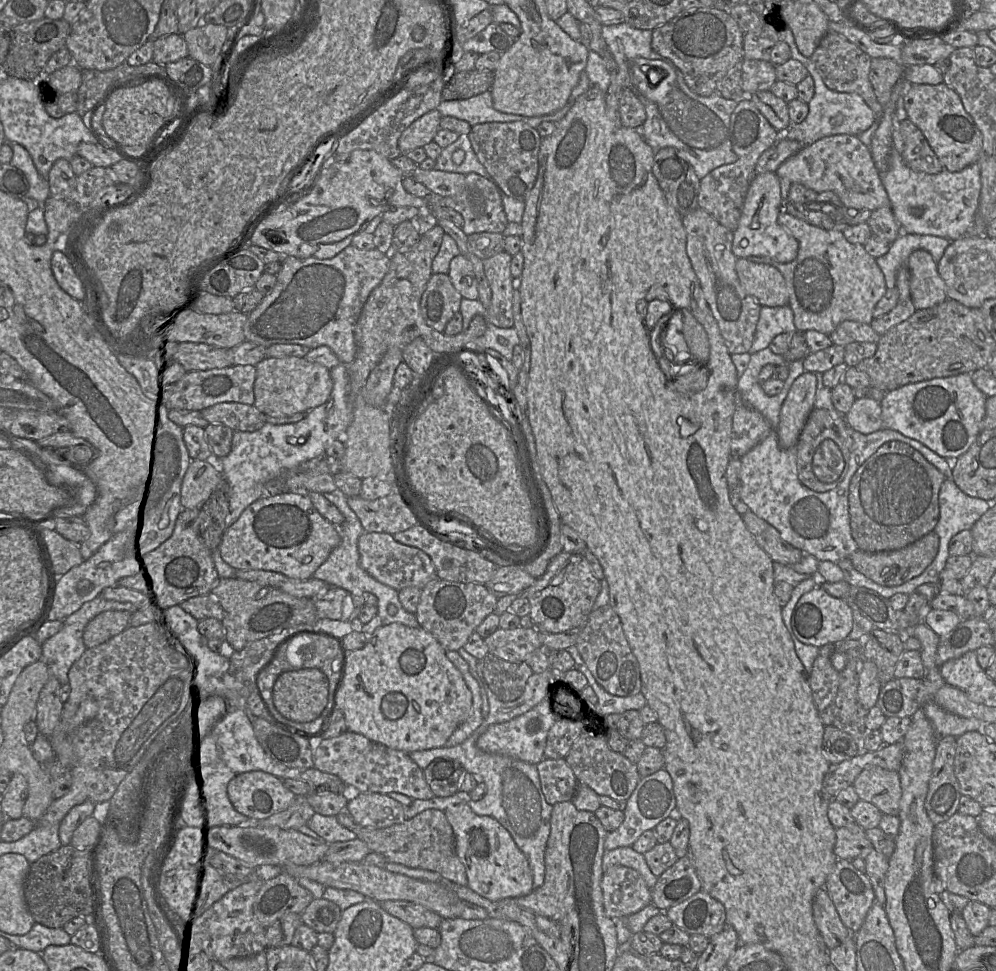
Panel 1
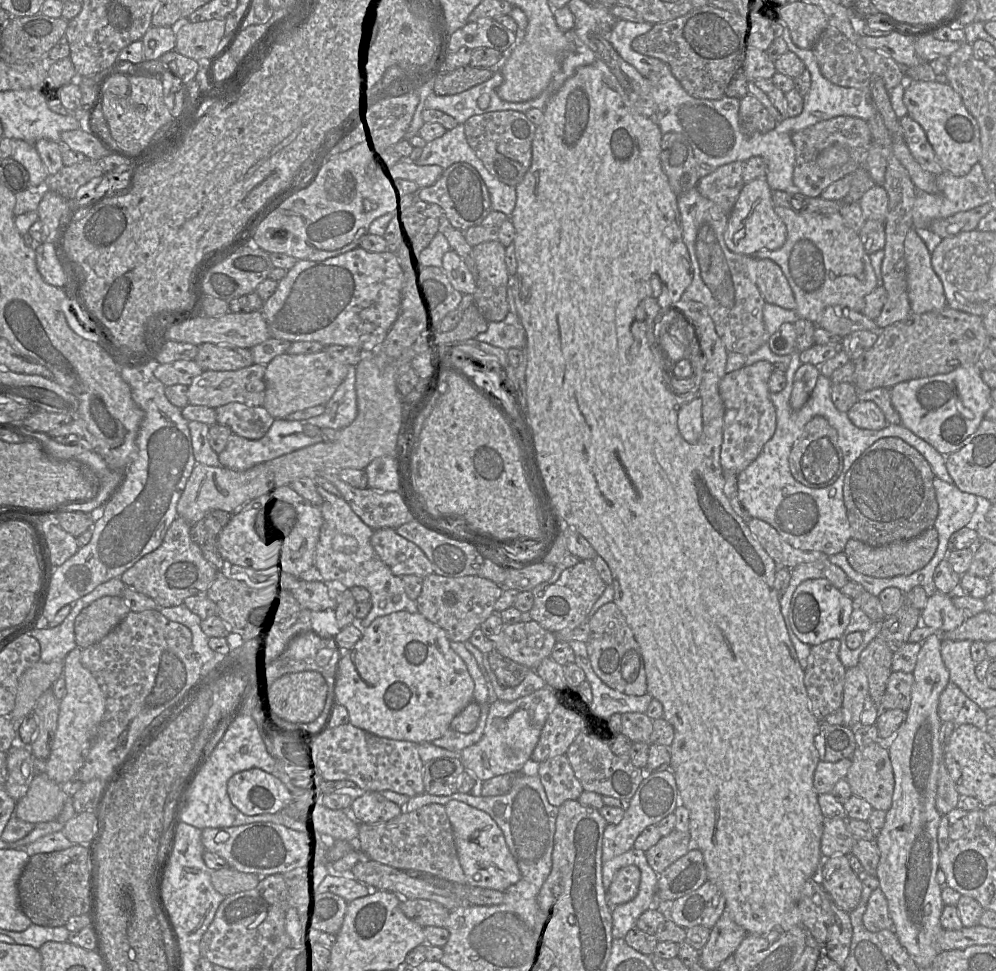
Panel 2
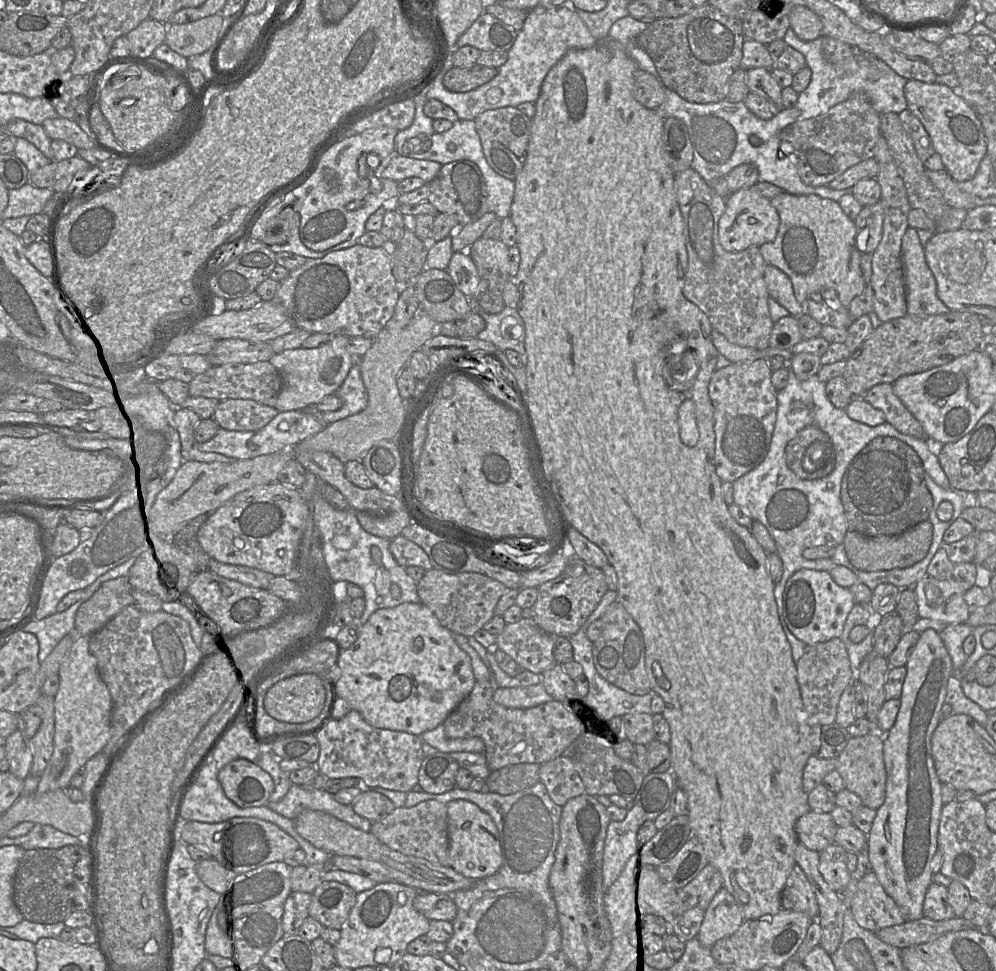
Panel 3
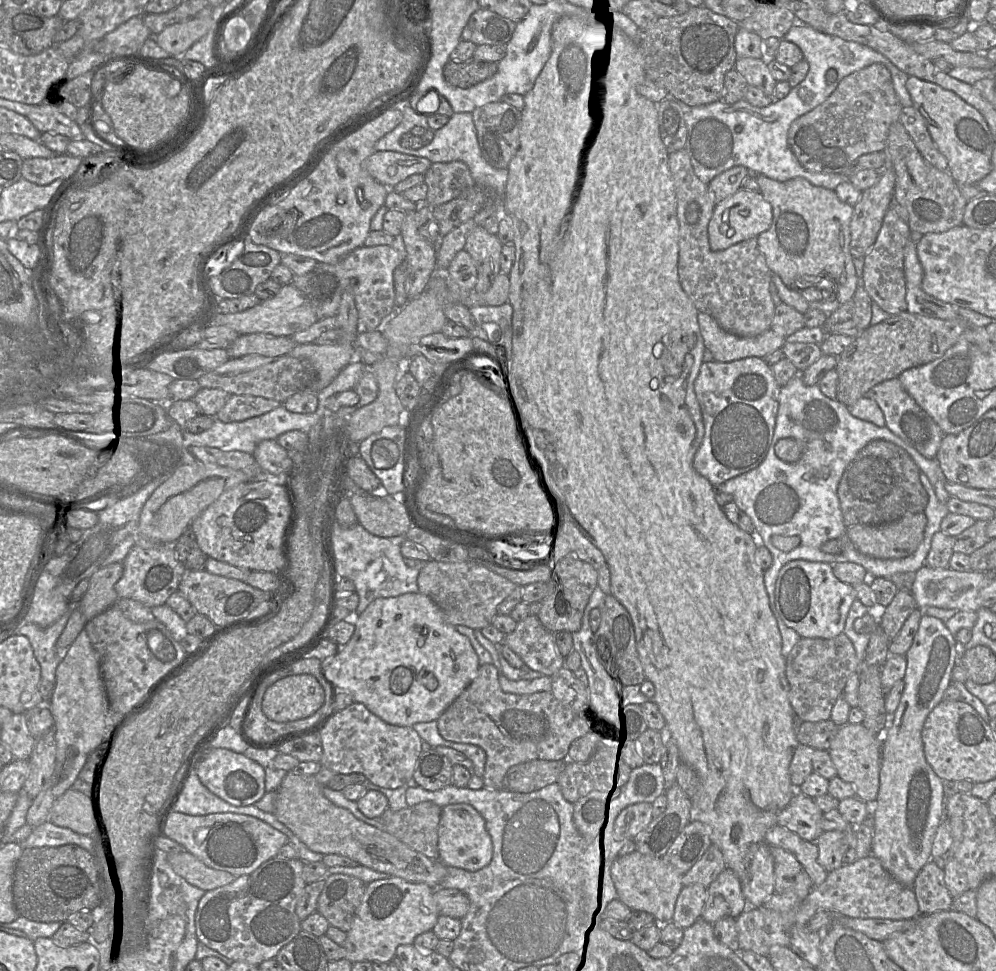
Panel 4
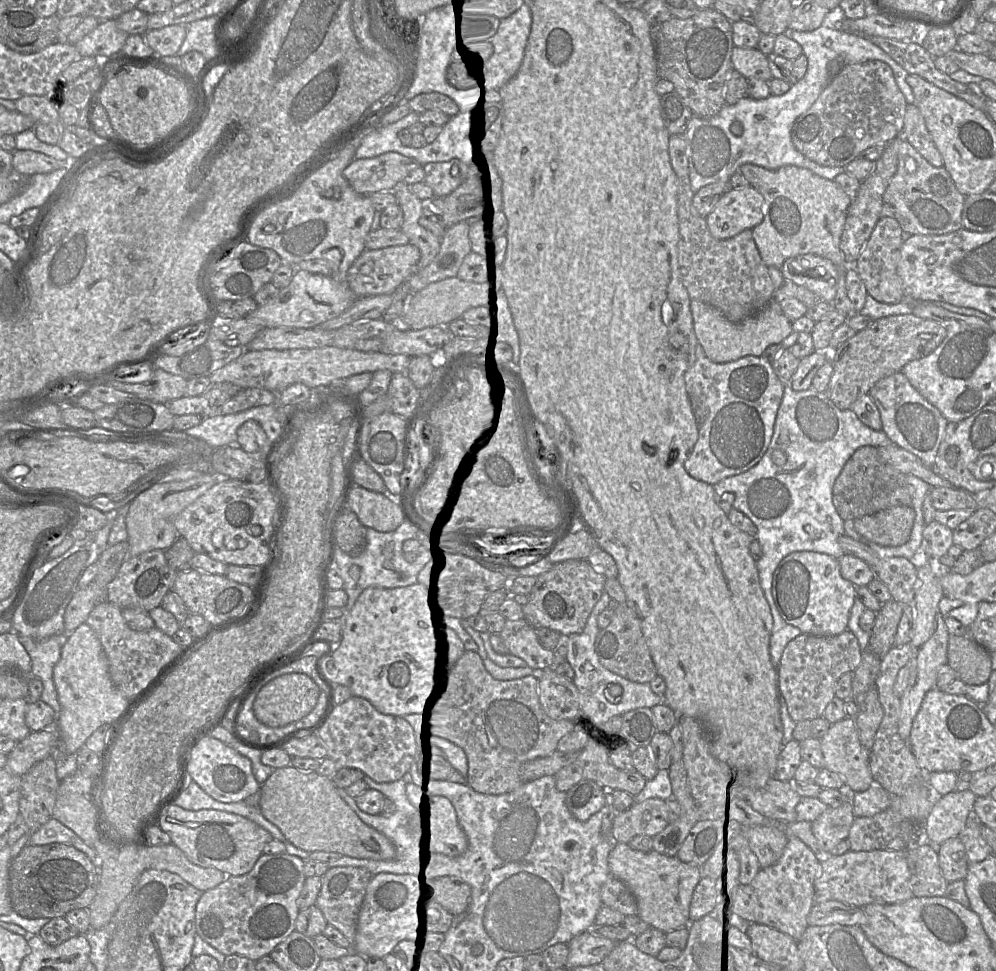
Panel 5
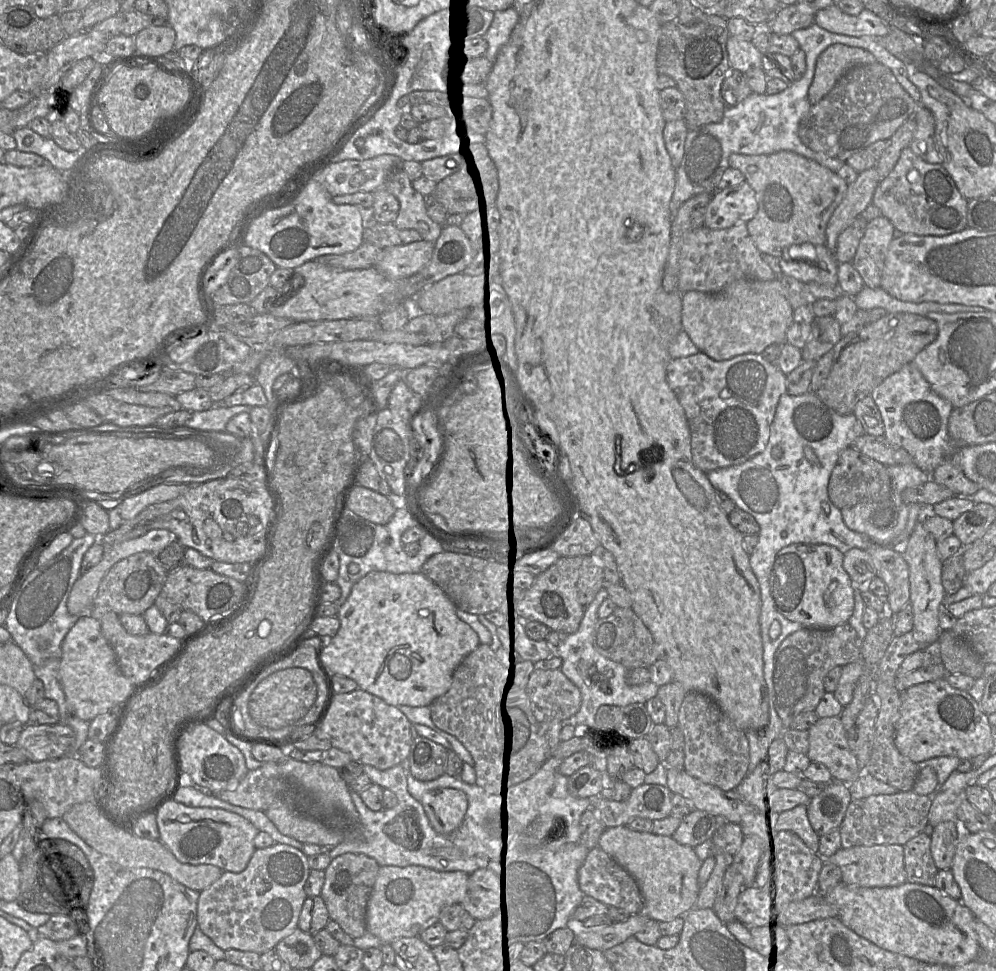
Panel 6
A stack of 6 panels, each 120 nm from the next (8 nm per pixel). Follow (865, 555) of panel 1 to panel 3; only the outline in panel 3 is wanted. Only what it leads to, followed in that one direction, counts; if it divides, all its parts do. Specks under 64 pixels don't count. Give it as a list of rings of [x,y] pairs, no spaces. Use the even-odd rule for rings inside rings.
[[[925,520],[900,535],[867,537],[848,530],[844,537],[844,547],[850,563],[857,569],[872,572],[901,569],[913,566],[925,558],[933,539],[933,525]]]

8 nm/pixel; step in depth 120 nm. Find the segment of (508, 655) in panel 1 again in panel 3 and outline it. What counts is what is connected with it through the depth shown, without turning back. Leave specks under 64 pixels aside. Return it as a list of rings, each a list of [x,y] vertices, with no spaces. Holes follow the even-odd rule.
[[[521,618],[516,623],[506,624],[503,632],[497,636],[497,647],[524,669],[541,675],[556,664],[553,655],[555,637],[558,636],[545,632],[533,618]]]

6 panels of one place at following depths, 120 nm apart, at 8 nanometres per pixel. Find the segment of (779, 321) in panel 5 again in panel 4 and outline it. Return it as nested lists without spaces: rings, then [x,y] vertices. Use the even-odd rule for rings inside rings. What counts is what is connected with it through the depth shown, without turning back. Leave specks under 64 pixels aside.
[[[699,312],[698,324],[704,345],[716,362],[729,363],[746,357],[765,358],[786,343],[786,337],[768,329],[754,337],[740,337],[725,331],[709,314]]]

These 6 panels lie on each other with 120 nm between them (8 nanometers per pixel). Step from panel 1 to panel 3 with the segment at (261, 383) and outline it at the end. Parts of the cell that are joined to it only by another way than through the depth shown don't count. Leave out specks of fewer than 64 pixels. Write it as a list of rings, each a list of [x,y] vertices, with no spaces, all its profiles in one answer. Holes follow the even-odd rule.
[[[336,334],[329,342],[319,347],[289,349],[272,356],[269,361],[277,369],[283,381],[275,408],[279,412],[303,410],[334,394],[346,379],[353,364],[347,351],[349,339],[350,337],[346,335]]]

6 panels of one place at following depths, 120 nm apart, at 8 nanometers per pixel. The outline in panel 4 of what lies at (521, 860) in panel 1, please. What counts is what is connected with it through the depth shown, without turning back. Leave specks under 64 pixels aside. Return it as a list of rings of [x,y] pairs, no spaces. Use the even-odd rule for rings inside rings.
[[[449,804],[441,808],[438,825],[439,860],[446,867],[456,867],[467,871],[477,871],[487,866],[493,857],[493,843],[485,820],[471,805]]]

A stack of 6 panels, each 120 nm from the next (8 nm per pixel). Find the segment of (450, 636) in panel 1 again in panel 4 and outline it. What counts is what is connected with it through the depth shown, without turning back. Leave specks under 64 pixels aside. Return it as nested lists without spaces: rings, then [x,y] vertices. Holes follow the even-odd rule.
[[[430,559],[420,570],[419,592],[428,596],[441,610],[445,621],[481,630],[491,624],[498,605],[517,587],[505,577],[474,561],[445,563]]]

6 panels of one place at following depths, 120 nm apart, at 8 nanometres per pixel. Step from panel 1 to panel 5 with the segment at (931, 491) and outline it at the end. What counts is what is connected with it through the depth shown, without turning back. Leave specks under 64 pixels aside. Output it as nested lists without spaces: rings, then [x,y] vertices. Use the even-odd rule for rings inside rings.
[[[862,446],[847,460],[834,482],[834,506],[844,521],[894,507],[912,507],[913,488],[908,484],[906,475],[887,463],[879,454],[878,447]]]

